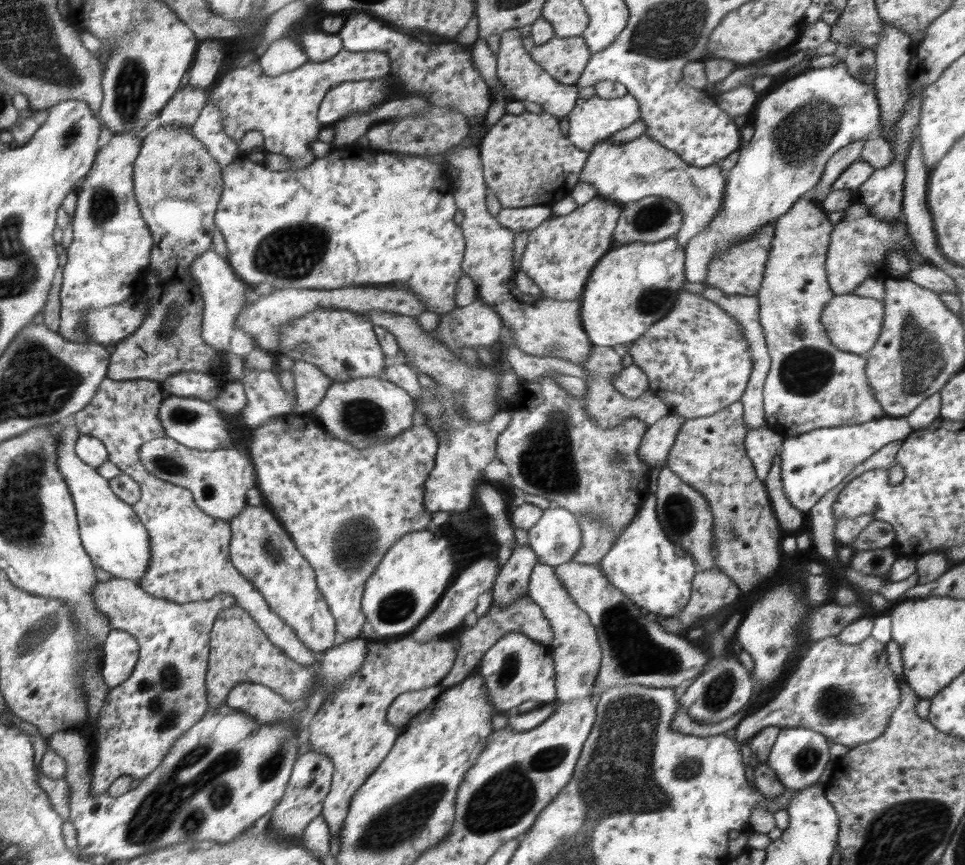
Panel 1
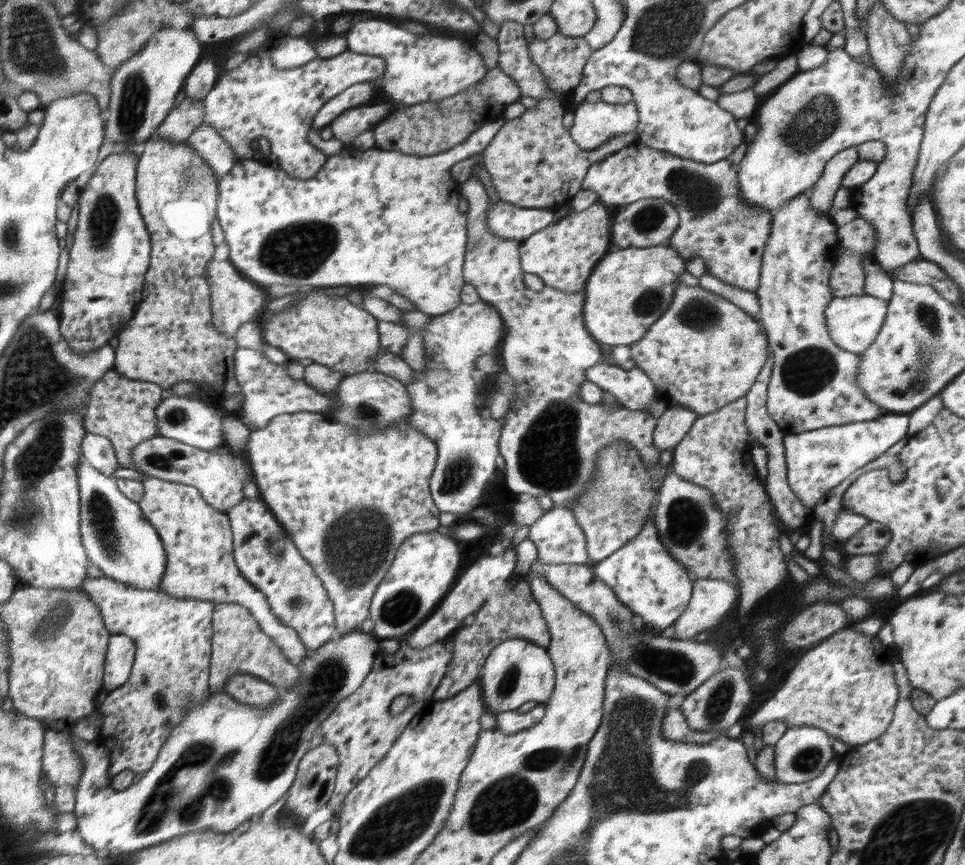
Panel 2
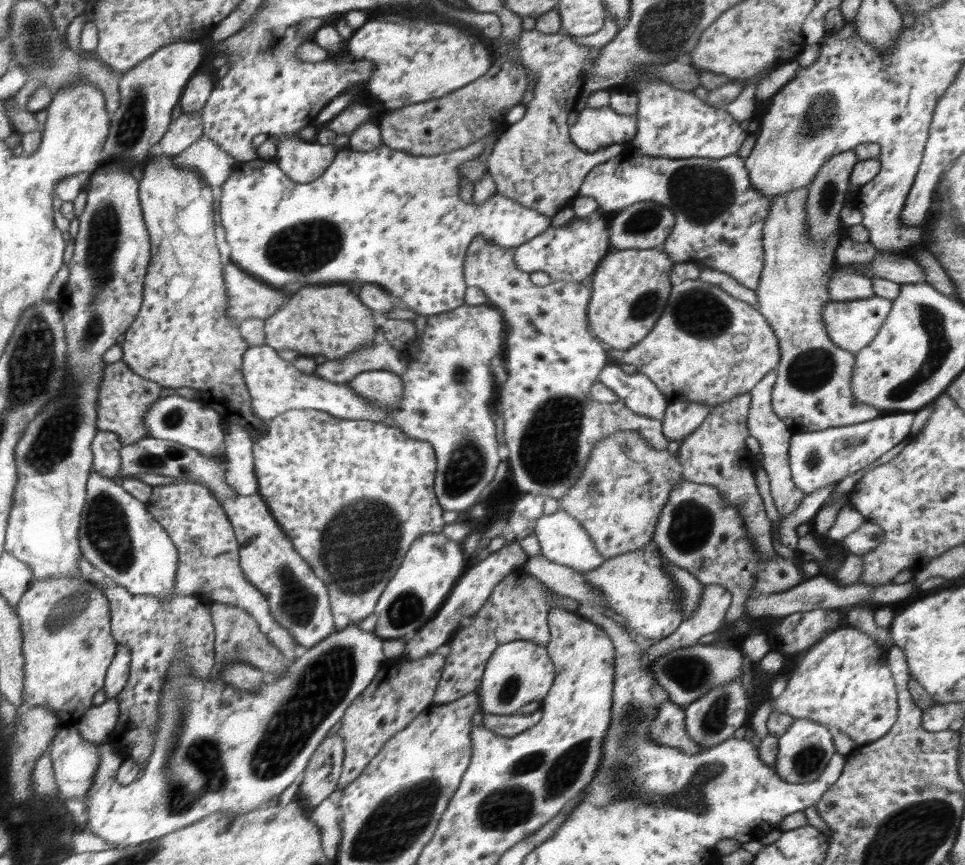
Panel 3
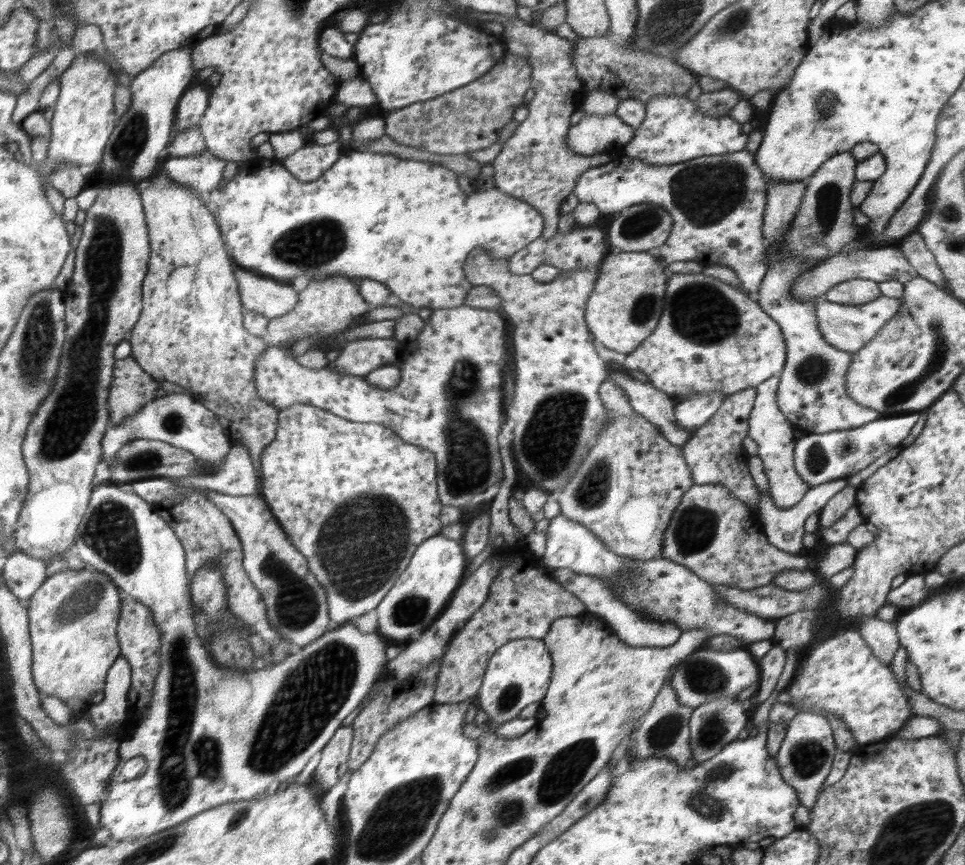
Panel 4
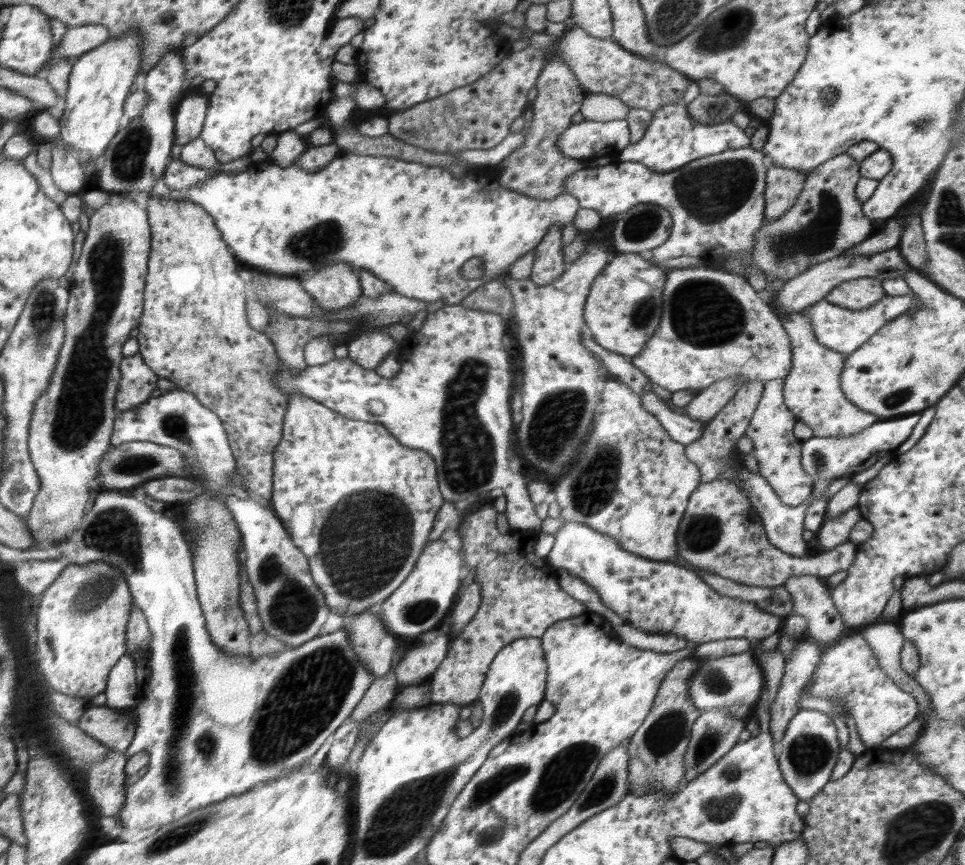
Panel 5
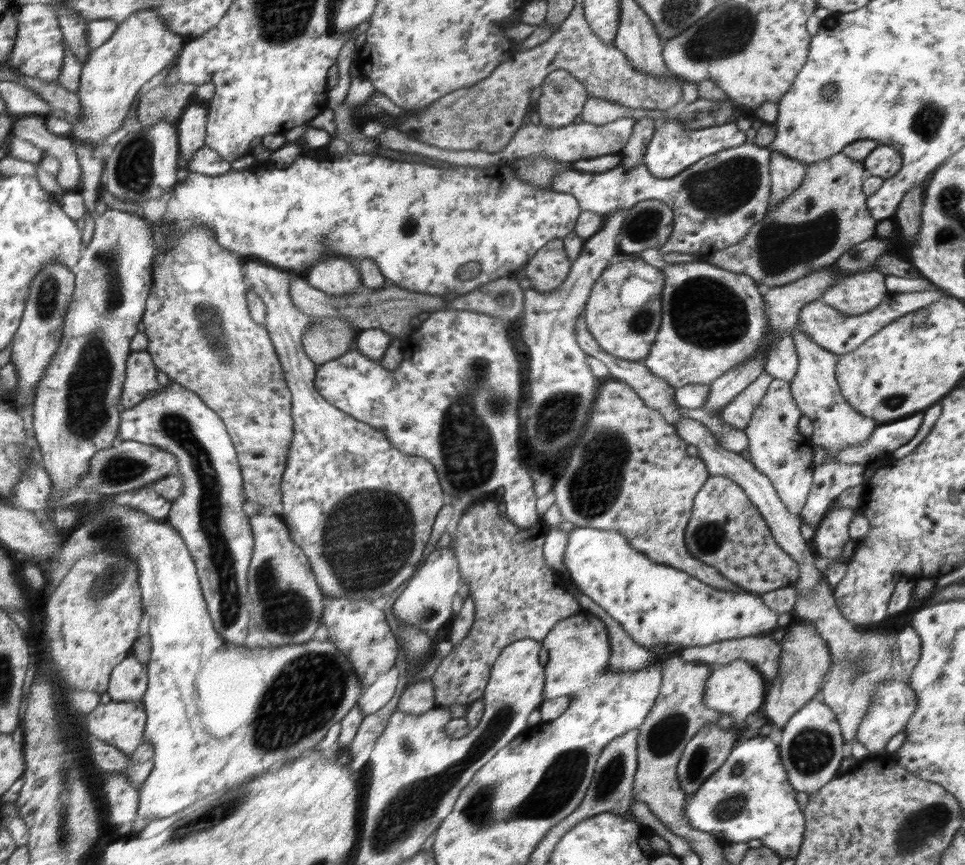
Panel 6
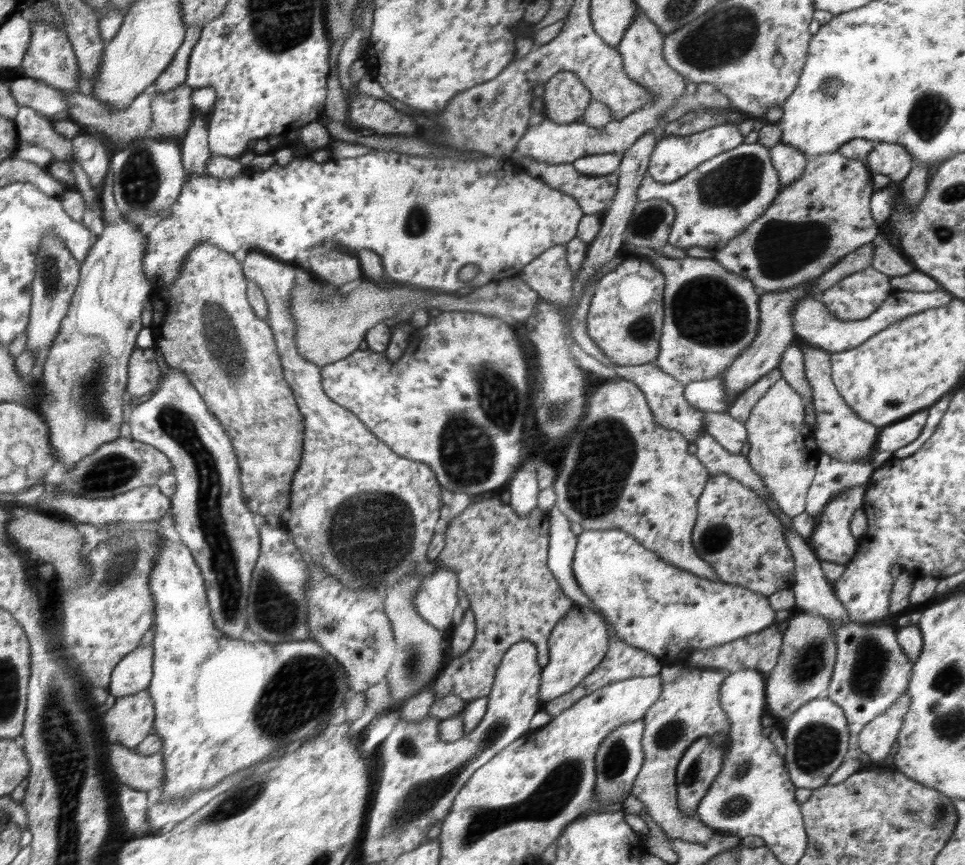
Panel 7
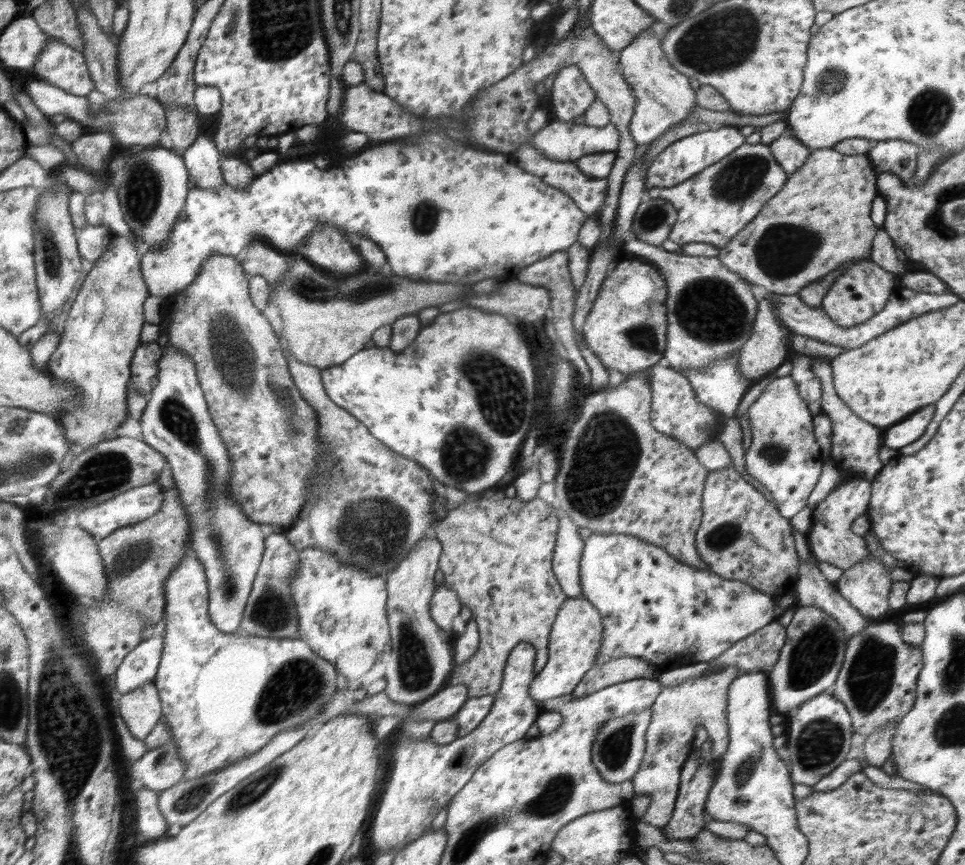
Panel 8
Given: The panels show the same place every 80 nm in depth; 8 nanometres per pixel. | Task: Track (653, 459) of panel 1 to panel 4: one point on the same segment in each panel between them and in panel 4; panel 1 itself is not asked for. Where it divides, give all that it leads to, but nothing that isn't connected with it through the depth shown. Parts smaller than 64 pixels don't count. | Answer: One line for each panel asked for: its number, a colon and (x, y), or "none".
2: (674, 423)
3: (680, 419)
4: (690, 414)

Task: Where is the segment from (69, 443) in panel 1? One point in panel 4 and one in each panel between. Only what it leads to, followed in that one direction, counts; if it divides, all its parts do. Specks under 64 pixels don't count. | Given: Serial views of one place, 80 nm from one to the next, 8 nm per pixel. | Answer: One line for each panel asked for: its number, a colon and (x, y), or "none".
2: (118, 538)
3: (118, 535)
4: (211, 736)

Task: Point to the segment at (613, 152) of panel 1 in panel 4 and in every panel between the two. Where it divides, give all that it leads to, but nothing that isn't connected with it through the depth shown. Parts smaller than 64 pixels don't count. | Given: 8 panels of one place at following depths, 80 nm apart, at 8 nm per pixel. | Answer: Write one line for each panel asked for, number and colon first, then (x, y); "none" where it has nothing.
2: (730, 235)
3: (720, 216)
4: (717, 203)

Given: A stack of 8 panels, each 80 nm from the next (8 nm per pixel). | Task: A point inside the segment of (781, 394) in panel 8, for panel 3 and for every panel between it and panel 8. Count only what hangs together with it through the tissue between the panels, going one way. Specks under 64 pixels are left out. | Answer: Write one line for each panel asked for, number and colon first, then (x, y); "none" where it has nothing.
3: (773, 435)
4: (774, 435)
5: (778, 450)
6: (777, 448)
7: (783, 451)

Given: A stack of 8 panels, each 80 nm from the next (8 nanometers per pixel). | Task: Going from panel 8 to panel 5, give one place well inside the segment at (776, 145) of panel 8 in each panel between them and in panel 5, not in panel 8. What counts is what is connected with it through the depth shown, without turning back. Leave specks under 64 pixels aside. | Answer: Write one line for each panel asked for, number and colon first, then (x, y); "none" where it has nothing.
5: (783, 185)
6: (786, 174)
7: (790, 162)

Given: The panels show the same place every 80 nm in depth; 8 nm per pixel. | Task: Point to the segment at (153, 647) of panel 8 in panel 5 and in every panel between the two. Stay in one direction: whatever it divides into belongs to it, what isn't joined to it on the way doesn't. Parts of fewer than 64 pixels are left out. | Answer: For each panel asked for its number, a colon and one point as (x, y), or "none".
5: (122, 692)
6: (128, 682)
7: (134, 672)

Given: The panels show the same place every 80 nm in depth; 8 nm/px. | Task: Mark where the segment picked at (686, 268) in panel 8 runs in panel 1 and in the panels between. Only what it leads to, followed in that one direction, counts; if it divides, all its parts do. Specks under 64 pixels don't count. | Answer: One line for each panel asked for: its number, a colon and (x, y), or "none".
1: (697, 361)
2: (704, 353)
3: (707, 346)
4: (712, 337)
5: (714, 326)
6: (713, 320)
7: (711, 315)

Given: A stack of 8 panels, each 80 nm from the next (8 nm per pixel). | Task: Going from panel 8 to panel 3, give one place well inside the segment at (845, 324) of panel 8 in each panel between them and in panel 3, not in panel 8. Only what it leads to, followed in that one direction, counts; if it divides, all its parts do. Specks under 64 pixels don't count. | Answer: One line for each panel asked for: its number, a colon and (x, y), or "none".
3: (847, 284)
4: (854, 291)
5: (860, 293)
6: (860, 292)
7: (855, 297)

